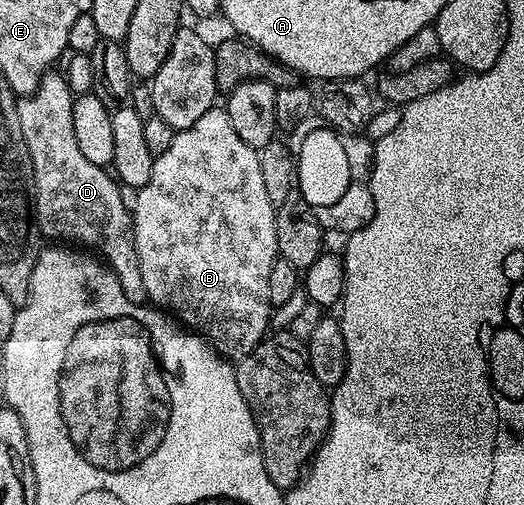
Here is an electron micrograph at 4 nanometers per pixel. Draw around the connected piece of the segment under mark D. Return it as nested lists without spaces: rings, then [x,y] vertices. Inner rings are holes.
[[[48,72],[41,84],[30,96],[20,97],[17,101],[17,120],[21,120],[21,136],[29,148],[31,166],[35,169],[33,187],[33,218],[37,230],[44,239],[54,240],[59,244],[70,244],[98,256],[121,280],[125,296],[132,300],[144,297],[141,280],[141,264],[137,260],[135,247],[135,224],[133,214],[124,207],[119,191],[120,183],[104,167],[89,164],[81,153],[77,136],[73,133],[73,104],[75,95],[71,93],[66,77],[62,73]]]

